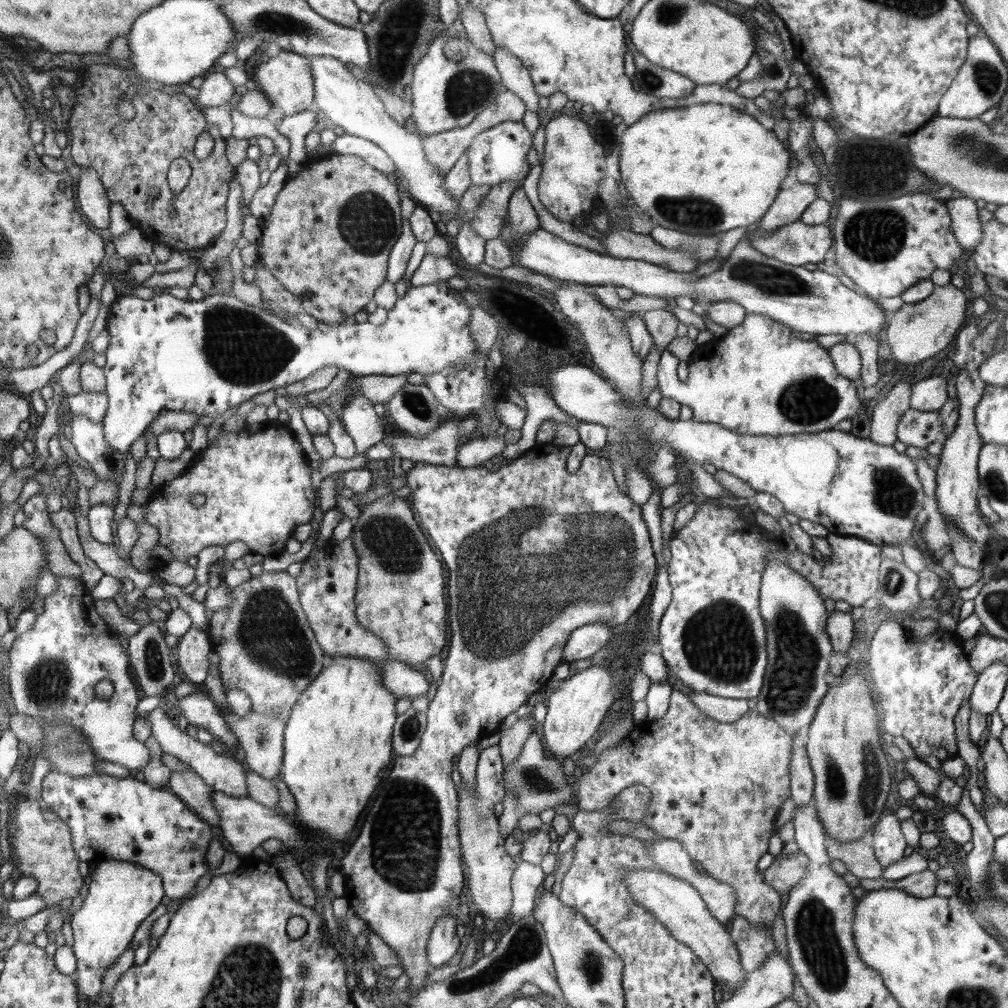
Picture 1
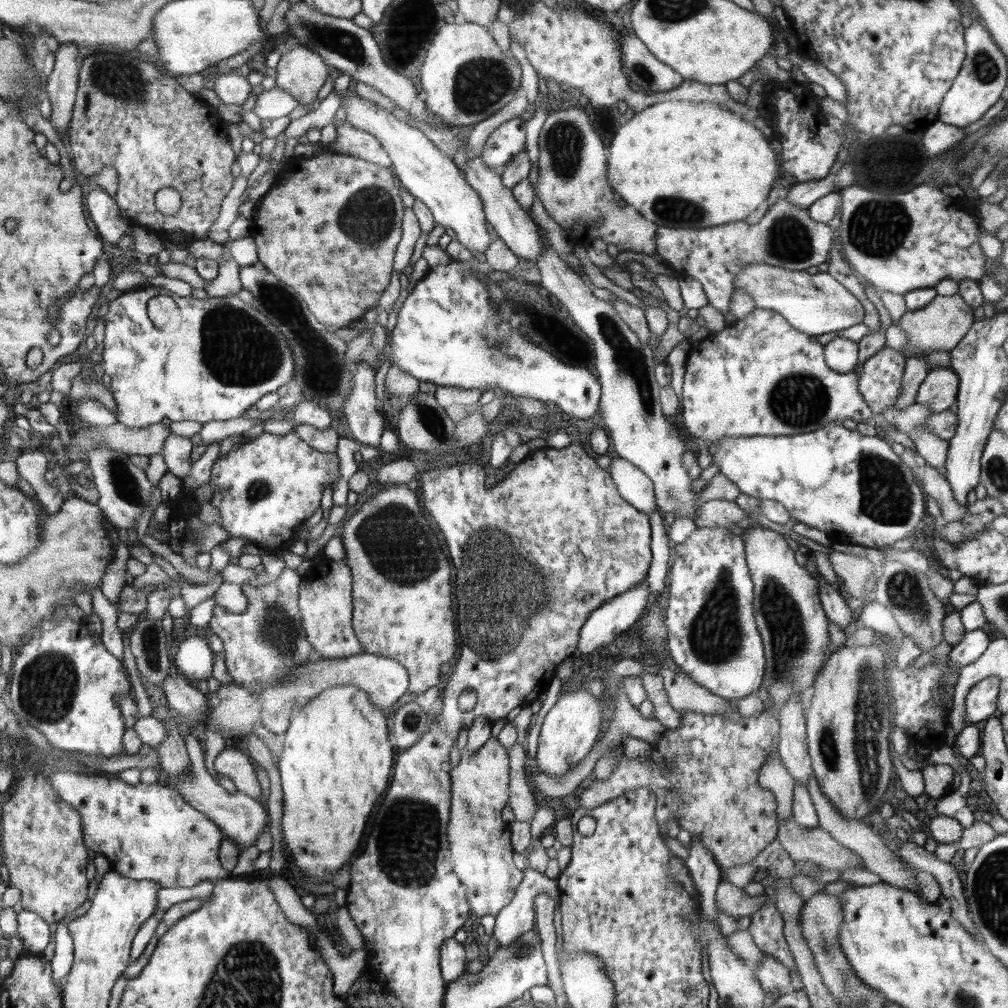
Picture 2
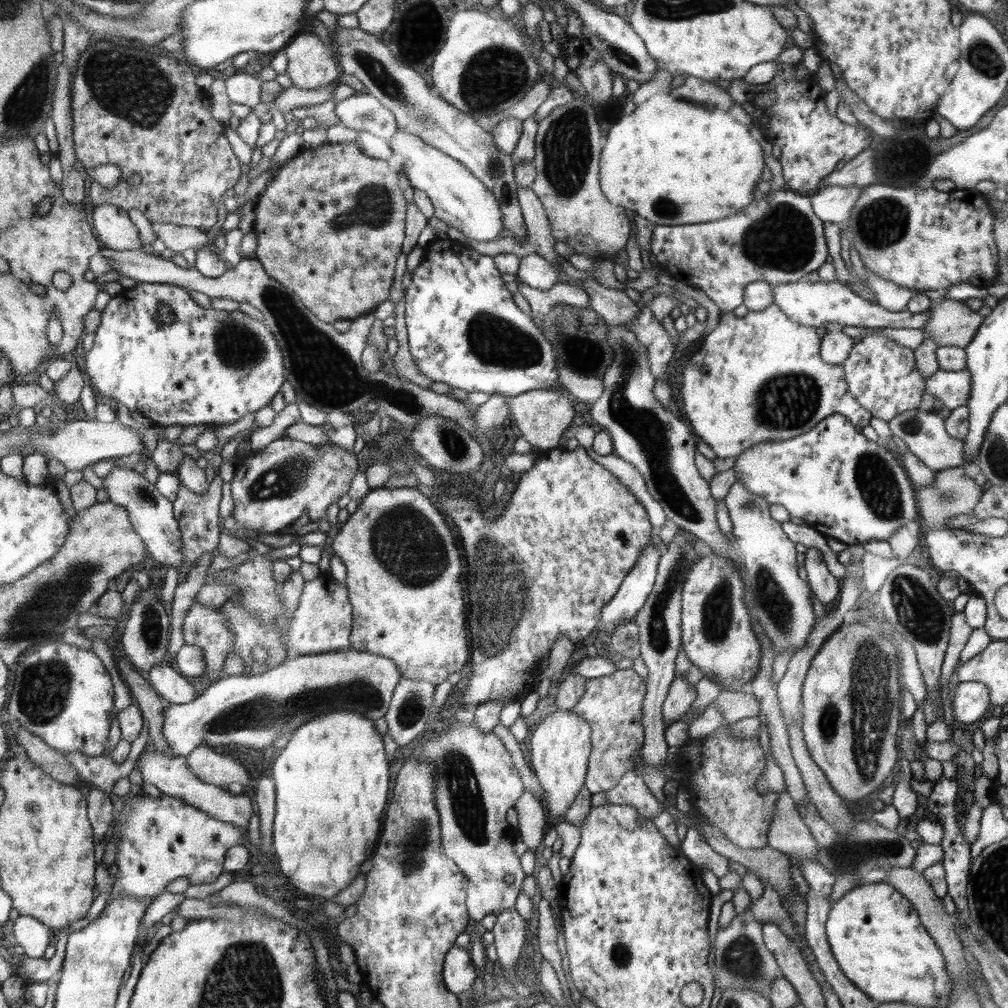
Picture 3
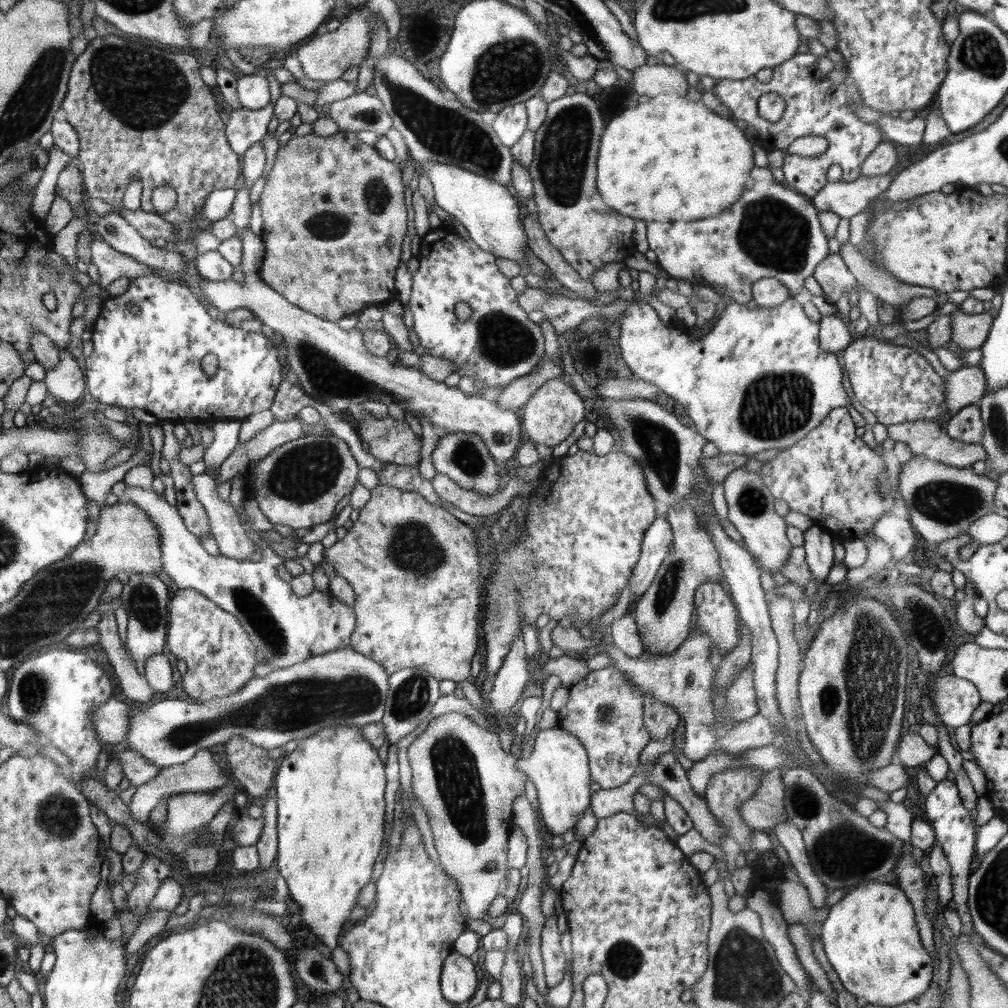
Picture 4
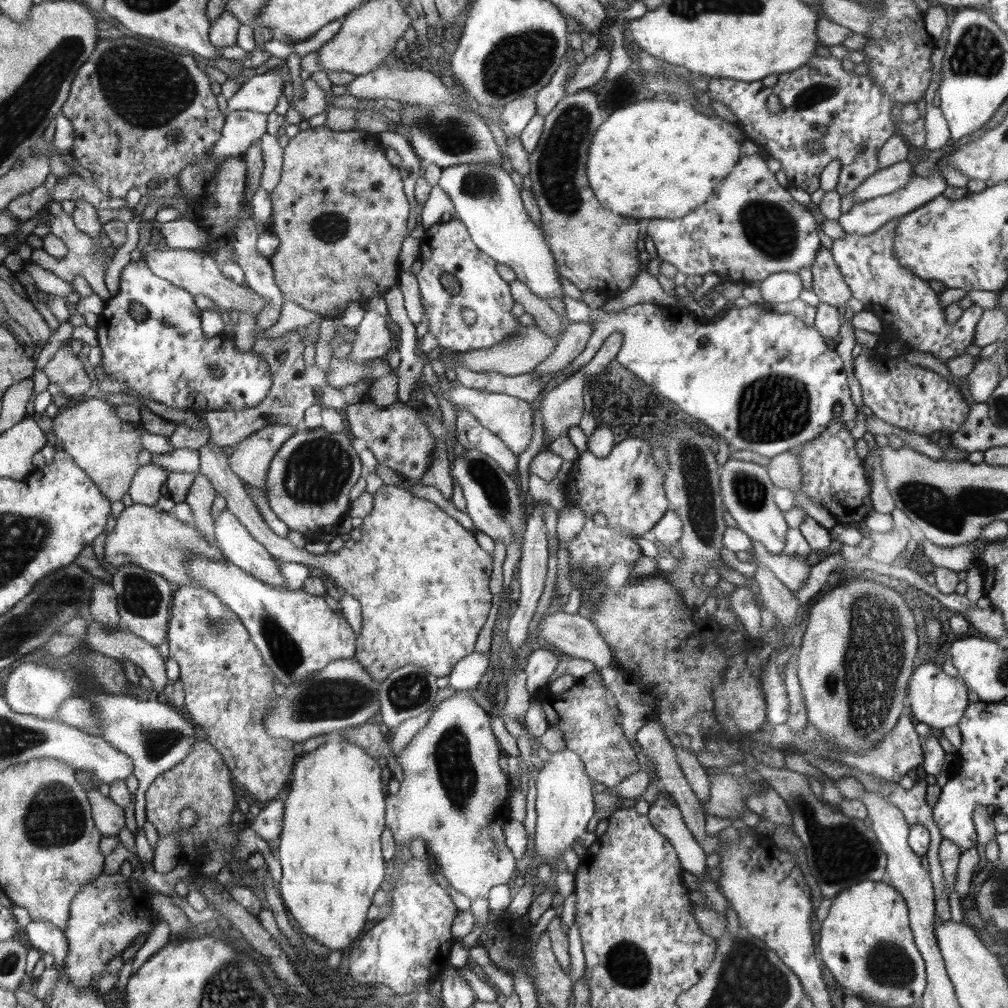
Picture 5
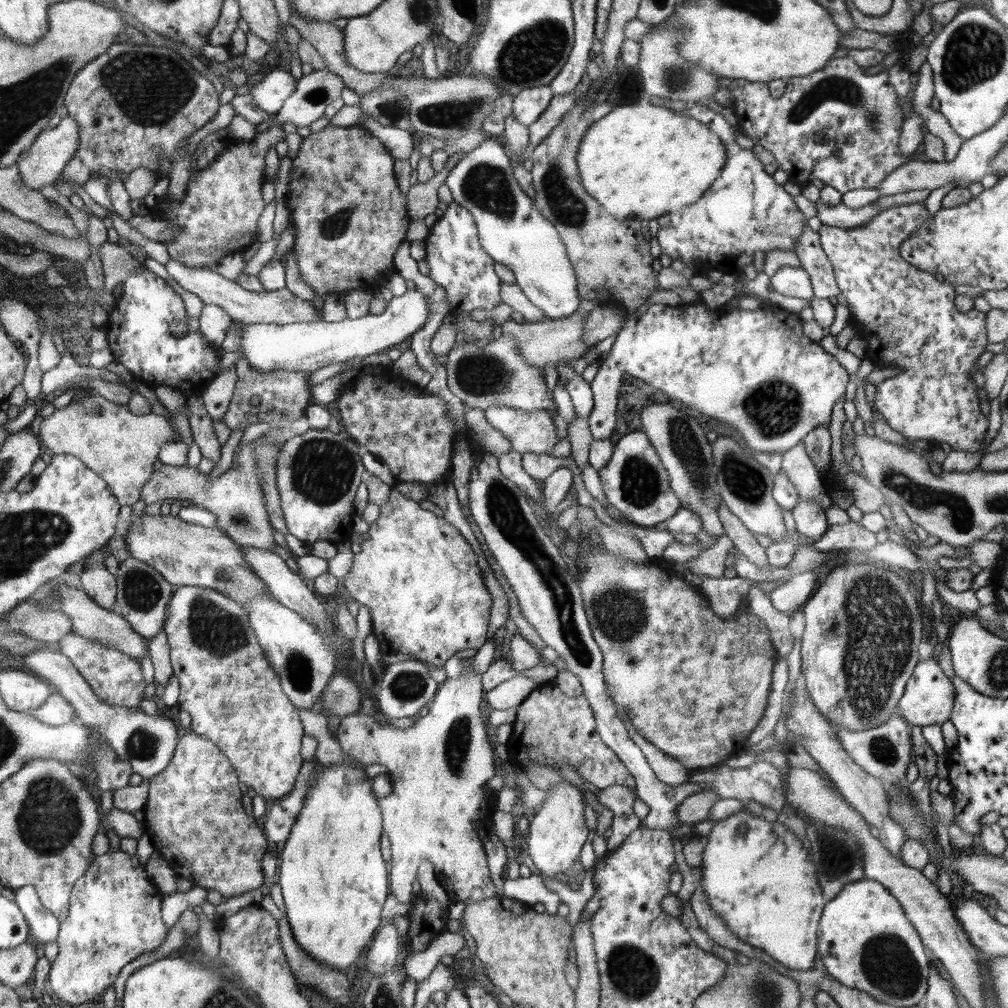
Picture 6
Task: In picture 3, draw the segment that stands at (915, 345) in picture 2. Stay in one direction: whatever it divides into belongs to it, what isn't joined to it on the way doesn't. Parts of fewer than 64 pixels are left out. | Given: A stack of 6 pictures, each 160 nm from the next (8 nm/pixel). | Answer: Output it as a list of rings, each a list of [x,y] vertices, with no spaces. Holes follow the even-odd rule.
[[[945,298],[942,302],[932,305],[929,321],[923,331],[926,336],[932,337],[938,346],[957,346],[964,349],[974,338],[982,321],[983,317],[963,301]]]

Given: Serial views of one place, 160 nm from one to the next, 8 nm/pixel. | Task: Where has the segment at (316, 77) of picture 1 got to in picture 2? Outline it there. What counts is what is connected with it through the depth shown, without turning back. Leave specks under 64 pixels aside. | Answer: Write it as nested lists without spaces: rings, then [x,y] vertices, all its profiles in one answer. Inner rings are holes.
[[[335,89],[334,92],[341,98],[341,105],[344,106],[344,99],[348,99],[348,105],[346,105],[346,120],[364,132],[374,136],[382,149],[388,154],[391,162],[392,169],[396,175],[396,180],[400,183],[405,190],[412,194],[415,200],[420,200],[430,211],[434,217],[436,225],[443,227],[450,227],[455,232],[455,238],[458,242],[461,242],[472,254],[473,252],[486,252],[488,245],[491,243],[490,235],[486,229],[487,218],[485,217],[484,209],[482,208],[482,202],[478,198],[478,194],[470,188],[468,181],[464,180],[463,174],[457,168],[453,160],[450,160],[448,156],[444,156],[438,148],[434,147],[434,144],[430,143],[430,140],[417,130],[412,128],[406,122],[399,120],[391,111],[384,109],[372,100],[366,100],[362,98],[356,91],[347,90],[346,97],[338,94]]]

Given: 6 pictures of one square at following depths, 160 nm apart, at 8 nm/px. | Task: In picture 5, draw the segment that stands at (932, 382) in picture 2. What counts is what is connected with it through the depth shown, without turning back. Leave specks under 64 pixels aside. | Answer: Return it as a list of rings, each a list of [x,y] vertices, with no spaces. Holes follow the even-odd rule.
[[[992,361],[975,362],[973,371],[966,378],[970,382],[968,388],[976,403],[986,403],[990,398],[1000,380],[998,371],[998,367]]]

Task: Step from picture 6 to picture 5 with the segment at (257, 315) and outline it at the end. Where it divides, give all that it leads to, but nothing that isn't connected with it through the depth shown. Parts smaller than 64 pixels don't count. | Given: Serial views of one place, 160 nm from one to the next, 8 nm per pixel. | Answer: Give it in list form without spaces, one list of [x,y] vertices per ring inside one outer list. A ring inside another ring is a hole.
[[[158,245],[152,247],[146,256],[144,254],[140,258],[155,276],[166,280],[168,283],[184,288],[186,292],[194,296],[198,296],[198,294],[208,296],[214,304],[228,312],[232,310],[237,313],[249,312],[256,318],[257,314],[267,305],[267,302],[263,301],[263,298],[250,287],[235,284],[226,276],[222,276],[218,262],[210,255],[210,250],[178,249]]]

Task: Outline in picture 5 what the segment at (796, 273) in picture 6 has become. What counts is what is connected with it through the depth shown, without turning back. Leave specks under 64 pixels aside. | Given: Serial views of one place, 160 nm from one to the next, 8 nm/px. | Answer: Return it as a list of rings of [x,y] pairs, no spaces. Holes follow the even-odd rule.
[[[778,272],[761,280],[760,294],[765,303],[792,302],[800,296],[803,282],[799,274]]]

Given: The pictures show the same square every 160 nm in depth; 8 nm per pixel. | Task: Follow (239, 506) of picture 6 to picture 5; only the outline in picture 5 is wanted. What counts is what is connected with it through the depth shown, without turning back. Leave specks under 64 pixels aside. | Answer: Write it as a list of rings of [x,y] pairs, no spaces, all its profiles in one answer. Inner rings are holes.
[[[149,463],[142,465],[132,479],[129,491],[134,503],[154,506],[160,497],[160,488],[167,482],[169,470]]]

